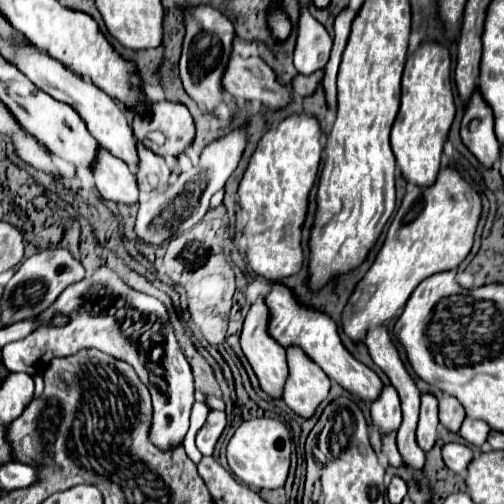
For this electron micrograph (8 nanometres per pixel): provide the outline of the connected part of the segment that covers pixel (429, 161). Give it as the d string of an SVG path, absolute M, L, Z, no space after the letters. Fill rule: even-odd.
M424 43L410 55L402 75L400 111L390 131L390 145L402 177L418 187L430 187L440 171L442 145L454 121L456 105L450 81L450 53L436 43Z

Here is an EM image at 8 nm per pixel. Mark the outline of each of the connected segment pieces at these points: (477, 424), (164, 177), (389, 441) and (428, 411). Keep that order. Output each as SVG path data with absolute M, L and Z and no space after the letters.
M470 417L464 419L464 425L460 429L460 435L474 447L486 447L488 433L490 433L490 429L488 429L488 425L484 425L484 421L476 421Z
M138 145L138 155L140 155L140 167L138 167L138 187L146 193L164 189L168 187L168 177L170 169L162 157L156 157L150 149L144 149Z
M390 433L390 435L386 435L382 439L382 453L388 457L390 465L396 465L396 467L402 465L400 455L398 455L398 449L396 449L396 435L394 433Z
M422 395L416 441L424 453L428 453L434 447L436 429L438 429L438 401L432 395Z

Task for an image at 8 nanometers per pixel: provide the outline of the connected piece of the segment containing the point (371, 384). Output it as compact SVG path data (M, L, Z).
M272 283L272 289L266 293L264 303L268 307L270 319L268 319L268 335L280 343L282 347L300 347L316 365L320 365L320 369L334 381L338 381L346 391L350 391L352 395L358 395L362 401L376 401L384 389L384 383L380 381L380 377L368 369L366 365L362 365L360 361L356 361L342 345L340 335L338 335L338 325L324 313L306 309L302 305L296 303L294 295L290 293L288 287L284 287L282 283Z

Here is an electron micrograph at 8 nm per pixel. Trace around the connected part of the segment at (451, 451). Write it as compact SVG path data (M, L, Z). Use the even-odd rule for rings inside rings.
M446 443L446 445L442 445L442 459L450 471L464 475L468 463L472 461L472 449L468 445L460 445L460 443Z

